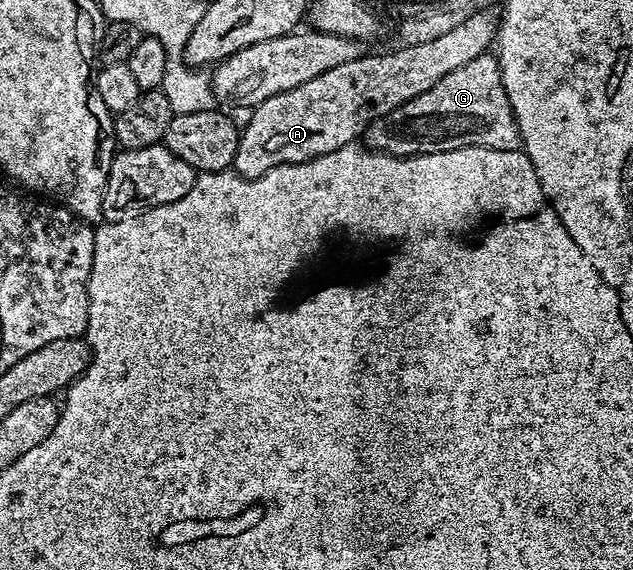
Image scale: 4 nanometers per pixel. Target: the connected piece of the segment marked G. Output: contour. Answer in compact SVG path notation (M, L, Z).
M491 52L477 56L477 60L469 60L469 64L461 64L457 72L449 72L449 76L441 76L441 80L437 80L437 84L433 84L429 92L421 92L421 96L413 96L413 100L401 104L383 118L373 120L373 124L365 131L365 142L370 149L379 150L382 154L392 154L398 158L449 152L453 148L470 146L518 150L523 144L517 128L517 120L513 116L513 108L509 104L509 96L505 92L505 84L501 80L498 57Z

